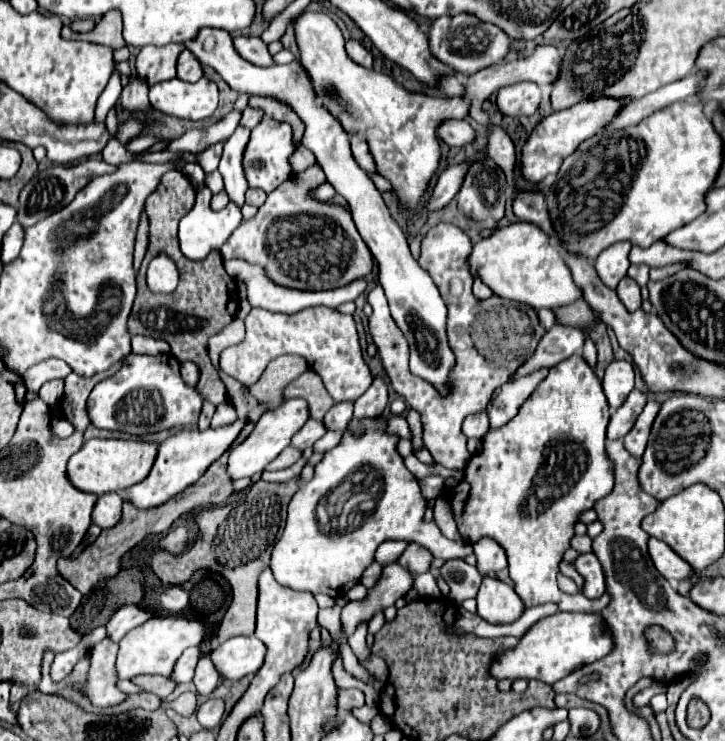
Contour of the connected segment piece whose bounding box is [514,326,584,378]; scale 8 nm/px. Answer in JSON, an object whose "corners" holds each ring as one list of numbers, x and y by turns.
{"corners":[[552,326,546,330,546,334,540,338,534,354,518,370,514,372,514,378,522,378,526,374,532,374,534,370,542,370,542,366,556,366,560,360,572,356,574,352,580,352,584,344,584,334,578,328,572,326]]}

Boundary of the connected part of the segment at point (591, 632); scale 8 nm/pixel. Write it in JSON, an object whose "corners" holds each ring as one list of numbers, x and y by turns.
{"corners":[[558,612,554,616,542,618,542,622,536,622,514,648,504,650,502,654,496,654,490,664,490,676,496,680,542,680,546,684,554,684,574,672,576,668,590,664,594,660,600,660,612,650,612,638,610,632,606,632,604,622,598,614,586,614,586,612]]}

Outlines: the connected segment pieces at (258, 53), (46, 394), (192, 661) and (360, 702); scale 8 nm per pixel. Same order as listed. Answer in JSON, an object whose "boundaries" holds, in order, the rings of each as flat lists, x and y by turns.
{"boundaries":[[[238,36,238,38,234,38,234,48,244,60,248,60,256,66,272,66,274,64,266,44,258,36,252,36,252,38,250,36]],[[50,380,50,382,42,384,42,388,40,388,40,398,42,398,48,406,54,406,54,404,60,400,62,390,64,390,64,380]],[[194,646,194,648,188,648,174,664,168,680,172,680,174,684,184,684,184,682,190,682,192,676,194,676,194,668,196,668,196,662,200,658,200,650]],[[358,688,340,690,340,694,338,694,338,708,340,710,350,710,354,706,364,706,364,692,358,690]]]}

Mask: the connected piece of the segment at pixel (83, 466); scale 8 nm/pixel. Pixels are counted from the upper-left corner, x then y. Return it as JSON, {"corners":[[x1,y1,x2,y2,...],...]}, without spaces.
{"corners":[[86,440,68,462,68,478,82,492,102,496,106,492,122,492,138,484,150,472,158,444,136,440]]}

